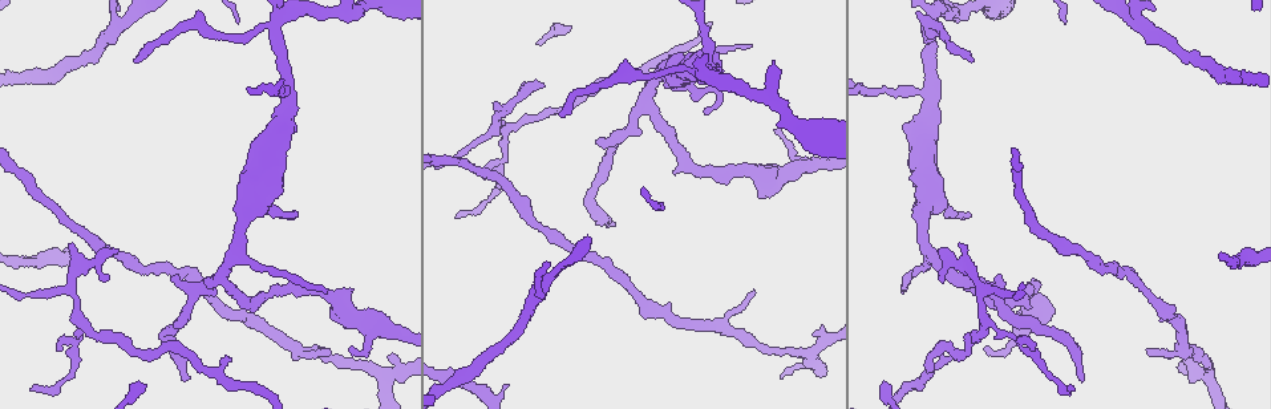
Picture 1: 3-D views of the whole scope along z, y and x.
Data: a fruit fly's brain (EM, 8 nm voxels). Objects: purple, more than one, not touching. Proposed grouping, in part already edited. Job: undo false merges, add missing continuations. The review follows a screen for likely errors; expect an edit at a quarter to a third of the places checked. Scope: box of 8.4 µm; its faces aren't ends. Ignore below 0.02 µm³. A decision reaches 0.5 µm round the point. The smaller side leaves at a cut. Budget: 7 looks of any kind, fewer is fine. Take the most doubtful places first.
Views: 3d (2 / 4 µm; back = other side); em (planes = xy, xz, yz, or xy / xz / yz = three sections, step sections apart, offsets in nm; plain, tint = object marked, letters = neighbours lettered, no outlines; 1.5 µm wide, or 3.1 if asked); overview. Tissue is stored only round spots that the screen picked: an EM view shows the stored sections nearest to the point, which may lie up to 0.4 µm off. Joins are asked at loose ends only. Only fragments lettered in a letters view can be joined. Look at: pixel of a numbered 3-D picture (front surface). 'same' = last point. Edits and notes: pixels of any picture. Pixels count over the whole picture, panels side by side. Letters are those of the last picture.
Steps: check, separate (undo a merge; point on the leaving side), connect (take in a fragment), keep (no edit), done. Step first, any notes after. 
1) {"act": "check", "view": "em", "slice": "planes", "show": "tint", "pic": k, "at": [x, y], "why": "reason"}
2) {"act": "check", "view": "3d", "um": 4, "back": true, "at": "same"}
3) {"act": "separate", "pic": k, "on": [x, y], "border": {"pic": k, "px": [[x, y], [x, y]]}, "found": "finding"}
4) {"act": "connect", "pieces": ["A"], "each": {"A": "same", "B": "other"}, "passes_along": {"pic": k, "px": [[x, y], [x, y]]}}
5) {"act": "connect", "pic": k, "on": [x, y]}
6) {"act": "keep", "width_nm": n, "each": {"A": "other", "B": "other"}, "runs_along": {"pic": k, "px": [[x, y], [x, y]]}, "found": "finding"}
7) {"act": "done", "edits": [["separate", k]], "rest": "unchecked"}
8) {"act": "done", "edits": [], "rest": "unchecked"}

{"act": "check", "view": "em", "slice": "xz", "step": 4, "show": "tint", "pic": 1, "at": [699, 75]}

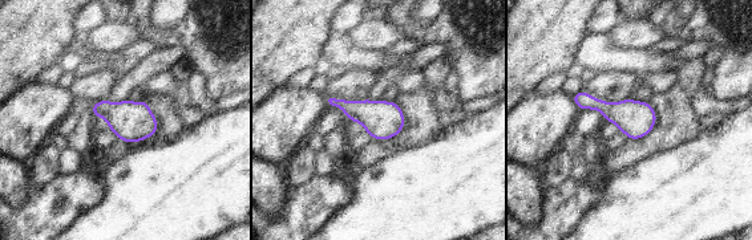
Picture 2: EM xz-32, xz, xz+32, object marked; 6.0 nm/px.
{"act": "check", "view": "em", "slice": "xz", "step": 4, "show": "letters", "at": "same", "why": "see the neighbours"}

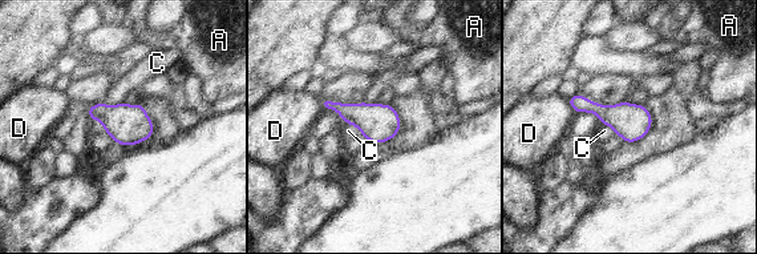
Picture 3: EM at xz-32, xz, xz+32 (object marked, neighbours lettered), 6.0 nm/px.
{"act": "keep", "each": {"A": "other", "C": "other", "D": "other"}, "border": {"pic": 3, "px": [[124, 101], [116, 105], [102, 103]]}, "found": "one cell here"}

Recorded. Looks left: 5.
{"act": "check", "view": "3d", "um": 2, "pic": 1, "at": [1079, 379], "why": "end of a long branch"}

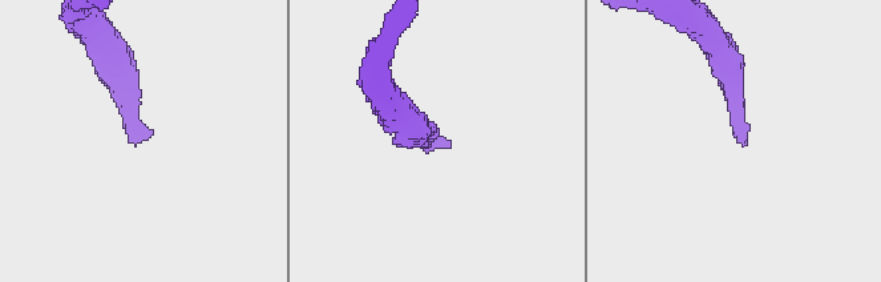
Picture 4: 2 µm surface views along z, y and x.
{"act": "check", "view": "em", "slice": "planes", "show": "plain", "pic": 4, "at": [433, 144]}

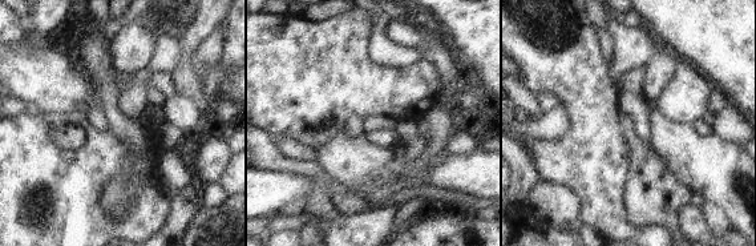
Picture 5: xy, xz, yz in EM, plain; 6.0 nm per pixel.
{"act": "check", "view": "em", "slice": "planes", "show": "letters", "at": "same", "why": "what lies round it"}

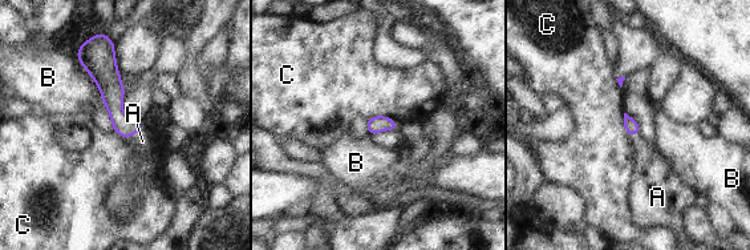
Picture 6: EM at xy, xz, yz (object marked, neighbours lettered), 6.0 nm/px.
{"act": "connect", "pieces": ["A"], "each": {"A": "same", "B": "other", "C": "other"}, "passes_along": {"pic": 6, "px": [[122, 124], [133, 134], [142, 141]]}, "found": "the cell continues"}

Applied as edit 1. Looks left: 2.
{"act": "check", "view": "3d", "um": 4, "pic": 1, "at": [972, 61], "why": "tapers out"}

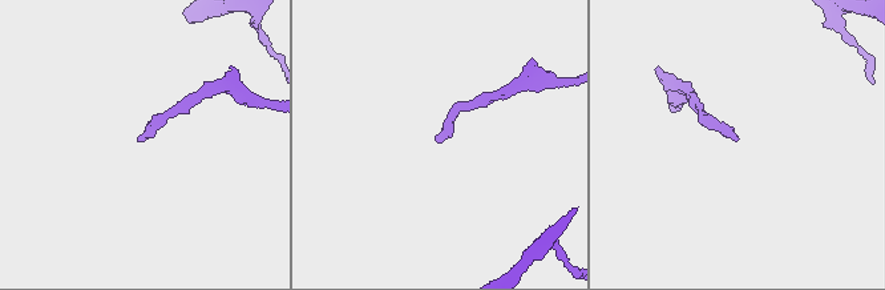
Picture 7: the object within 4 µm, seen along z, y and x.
{"act": "check", "view": "em", "slice": "planes", "show": "letters", "pic": 7, "at": [737, 139]}

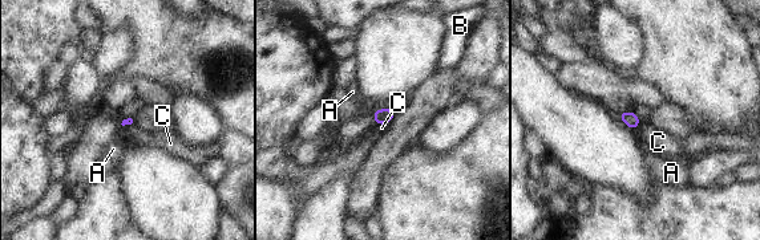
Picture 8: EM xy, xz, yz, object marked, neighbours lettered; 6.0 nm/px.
{"act": "keep", "longest_contact_nm": ["C", 60], "each": {"A": "other", "B": "other", "C": "other"}, "border": {"pic": 8, "px": [[642, 122], [635, 129]]}, "found": "no lettered fragment goes on from it"}

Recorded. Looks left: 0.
{"act": "done", "edits": [["connect", 6]], "rest": "unchecked"}

